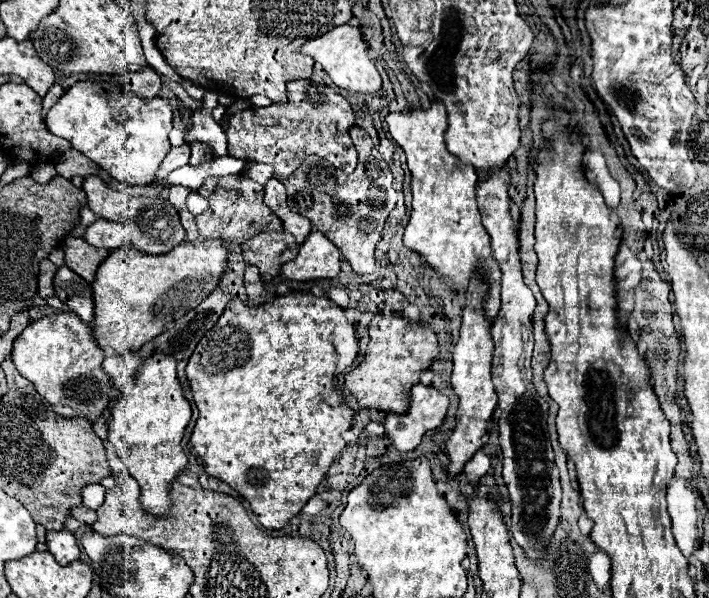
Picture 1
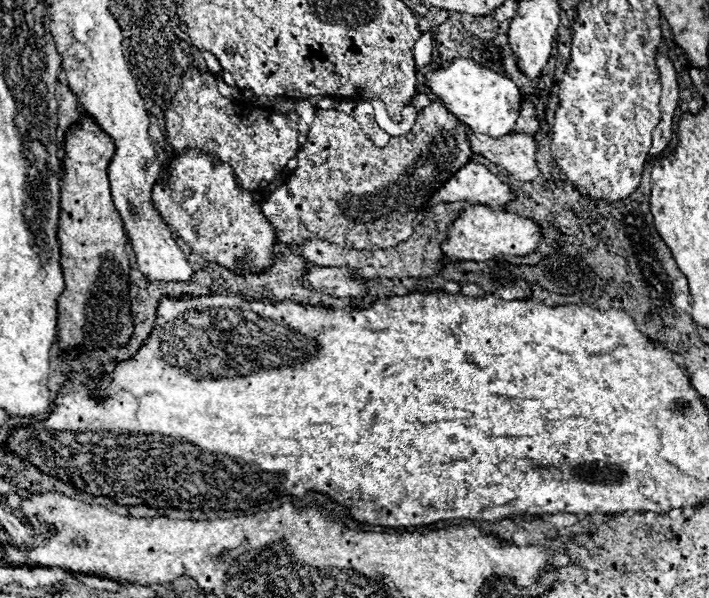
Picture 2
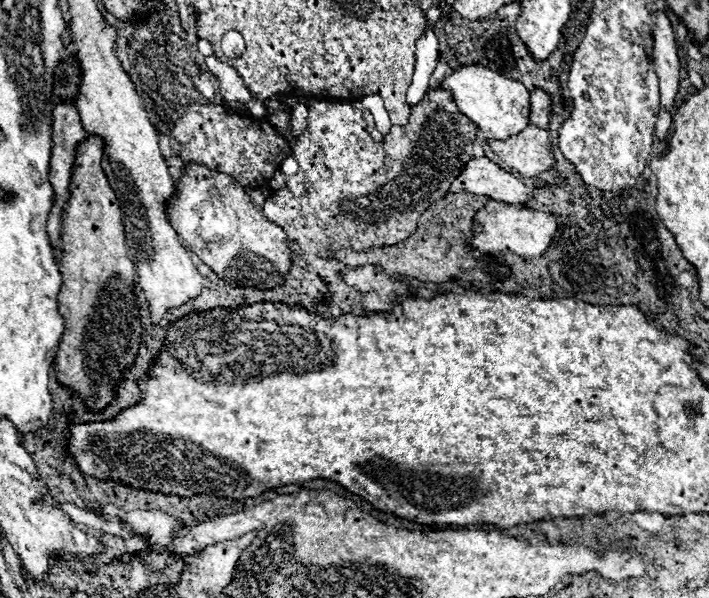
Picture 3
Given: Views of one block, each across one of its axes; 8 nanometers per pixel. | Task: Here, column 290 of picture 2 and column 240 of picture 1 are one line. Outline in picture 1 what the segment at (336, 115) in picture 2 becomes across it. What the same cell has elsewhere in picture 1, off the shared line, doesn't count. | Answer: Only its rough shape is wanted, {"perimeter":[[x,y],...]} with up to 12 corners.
{"perimeter":[[220,176],[196,216],[204,240],[282,230],[264,186]]}

